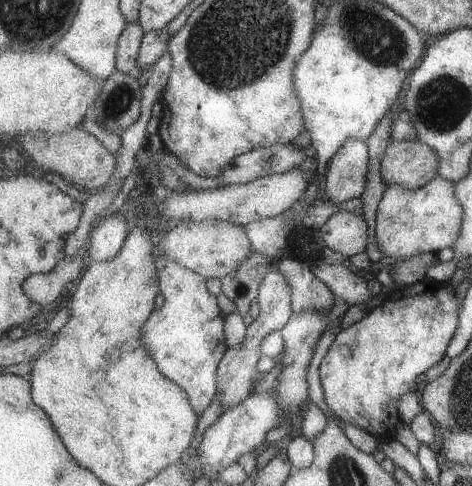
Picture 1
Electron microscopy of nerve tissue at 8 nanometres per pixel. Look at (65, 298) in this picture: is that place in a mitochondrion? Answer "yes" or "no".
no

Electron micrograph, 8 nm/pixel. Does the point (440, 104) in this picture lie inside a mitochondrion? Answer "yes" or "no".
yes

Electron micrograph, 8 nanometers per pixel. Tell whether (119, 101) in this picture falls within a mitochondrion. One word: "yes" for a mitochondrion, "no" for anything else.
yes

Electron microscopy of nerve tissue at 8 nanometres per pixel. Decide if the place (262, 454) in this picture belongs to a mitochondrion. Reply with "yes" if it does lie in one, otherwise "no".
no

